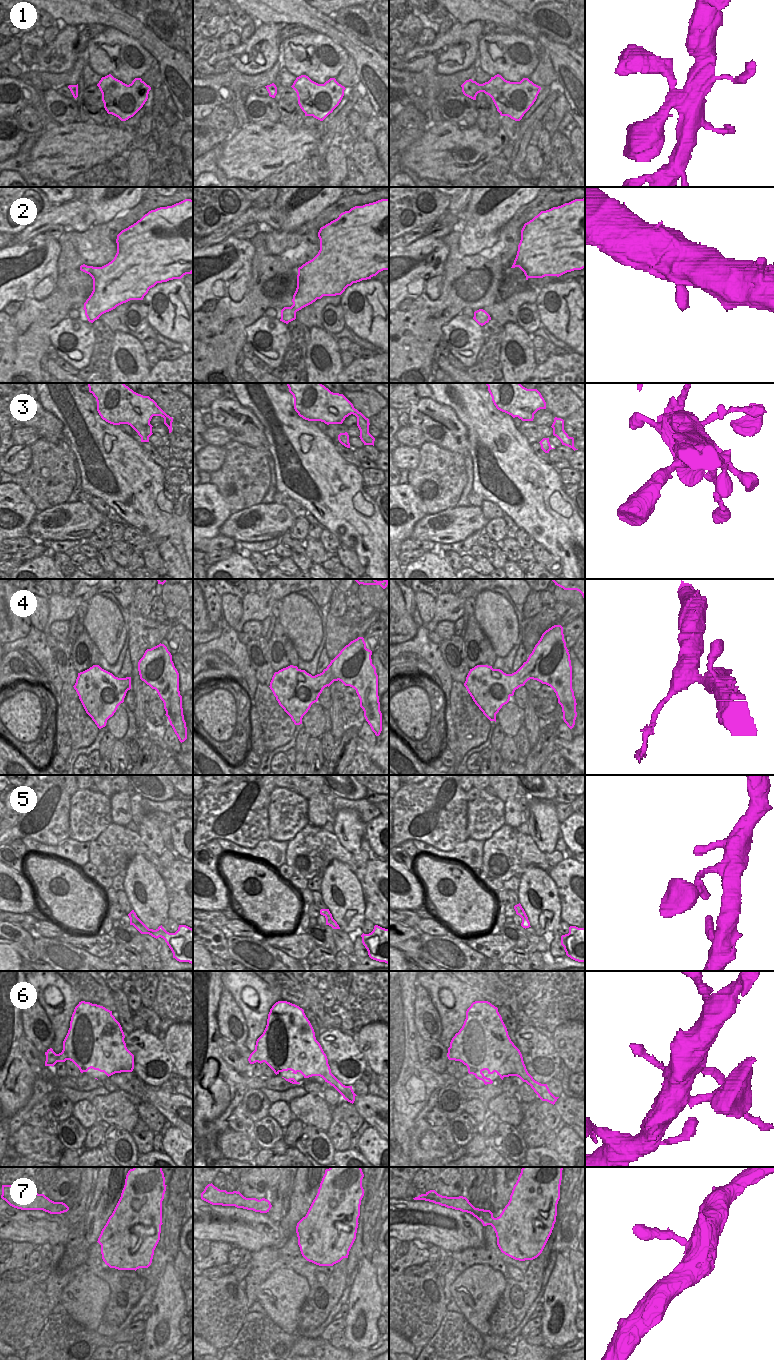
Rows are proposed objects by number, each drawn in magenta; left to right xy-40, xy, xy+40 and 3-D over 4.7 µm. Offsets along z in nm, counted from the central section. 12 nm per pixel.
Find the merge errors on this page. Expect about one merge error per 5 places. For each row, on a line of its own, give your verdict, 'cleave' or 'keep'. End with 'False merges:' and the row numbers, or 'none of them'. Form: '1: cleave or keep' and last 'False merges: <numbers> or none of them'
1: keep
2: keep
3: keep
4: keep
5: keep
6: cleave
7: keep
False merges: 6

